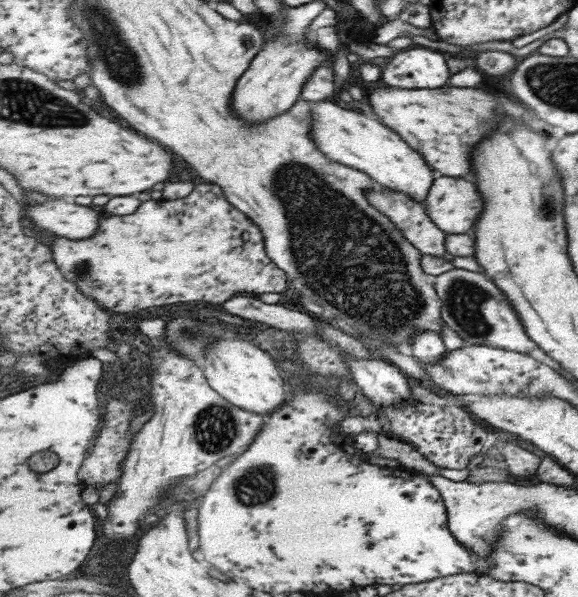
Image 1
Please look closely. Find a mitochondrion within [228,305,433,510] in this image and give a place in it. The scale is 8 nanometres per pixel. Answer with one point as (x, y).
(260, 479)

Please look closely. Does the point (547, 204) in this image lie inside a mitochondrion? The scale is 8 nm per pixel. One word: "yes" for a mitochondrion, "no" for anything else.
yes

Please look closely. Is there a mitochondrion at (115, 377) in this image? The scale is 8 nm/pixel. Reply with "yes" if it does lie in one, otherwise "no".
yes

